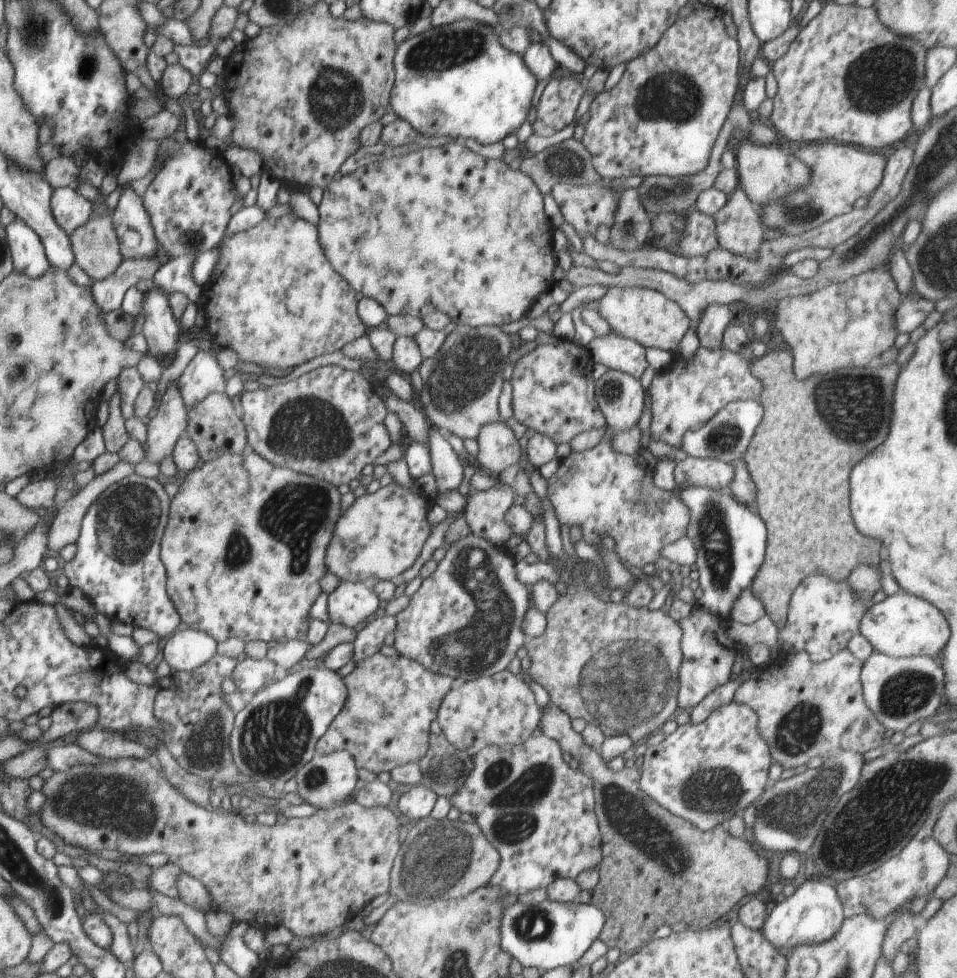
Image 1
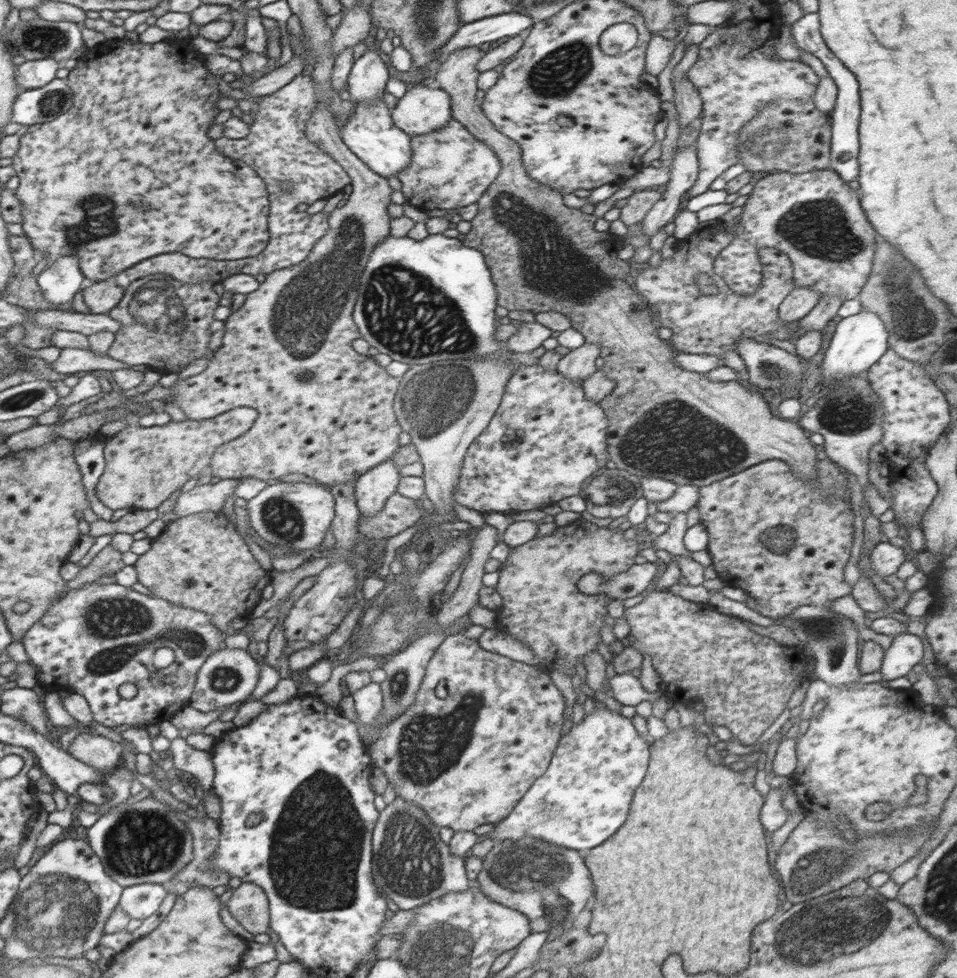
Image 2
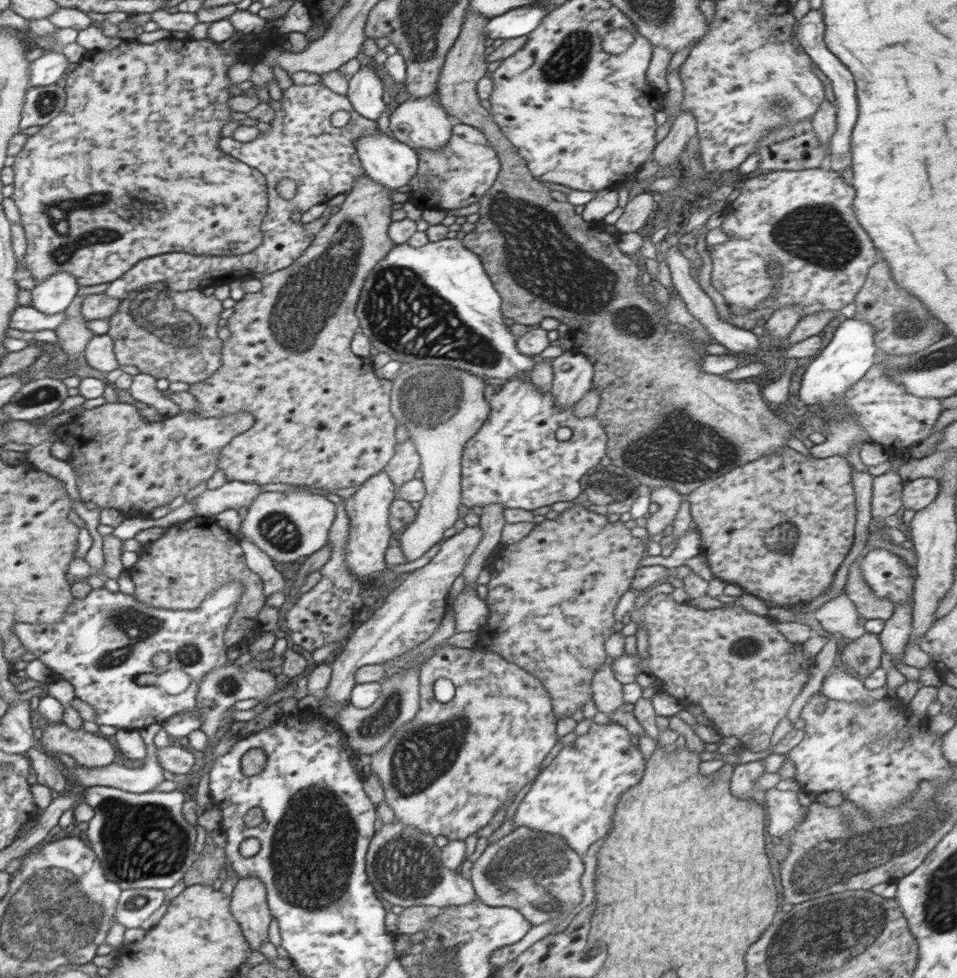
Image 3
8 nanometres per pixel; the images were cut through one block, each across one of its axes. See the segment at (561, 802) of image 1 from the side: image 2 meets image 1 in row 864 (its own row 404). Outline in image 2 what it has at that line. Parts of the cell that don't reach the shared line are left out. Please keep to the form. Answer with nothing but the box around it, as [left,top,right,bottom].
[453,363,610,514]

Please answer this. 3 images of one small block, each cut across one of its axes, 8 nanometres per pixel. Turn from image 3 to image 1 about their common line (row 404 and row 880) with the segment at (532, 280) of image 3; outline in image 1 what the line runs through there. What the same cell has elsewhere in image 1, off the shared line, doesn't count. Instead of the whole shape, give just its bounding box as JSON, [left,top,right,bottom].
[539,704,769,954]

